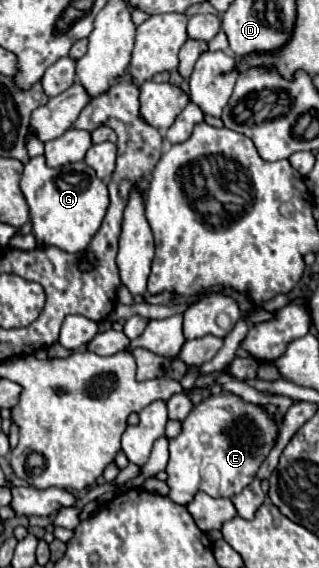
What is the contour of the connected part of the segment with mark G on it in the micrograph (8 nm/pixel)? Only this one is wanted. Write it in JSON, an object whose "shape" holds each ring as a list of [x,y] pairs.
{"shape":[[[35,156],[25,164],[21,176],[21,192],[29,204],[33,236],[39,246],[57,246],[65,252],[83,252],[107,214],[107,184],[85,162],[49,168],[45,156]]]}

